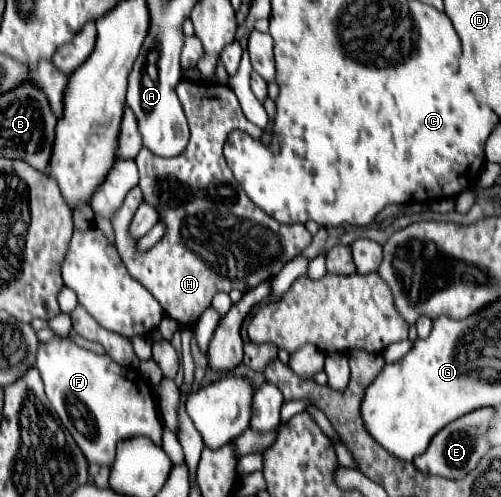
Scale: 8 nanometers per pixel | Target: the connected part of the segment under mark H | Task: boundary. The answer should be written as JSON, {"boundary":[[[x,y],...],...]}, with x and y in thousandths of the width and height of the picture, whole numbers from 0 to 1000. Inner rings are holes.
{"boundary":[[[377,159],[357,163],[349,183],[365,211],[365,223],[381,260],[377,292],[369,296],[369,308],[341,320],[313,316],[309,308],[297,308],[297,300],[281,296],[281,304],[269,316],[269,328],[277,336],[277,356],[281,356],[277,376],[285,380],[285,396],[281,396],[281,380],[265,376],[253,388],[242,421],[222,441],[222,449],[230,461],[232,501],[253,545],[281,573],[289,573],[289,581],[297,581],[297,590],[321,610],[321,618],[341,642],[349,642],[365,658],[385,658],[397,646],[401,630],[421,614],[421,602],[429,590],[437,586],[457,590],[461,581],[493,586],[541,561],[549,549],[565,541],[569,529],[577,529],[589,513],[601,513],[621,493],[625,473],[601,449],[593,453],[553,449],[525,421],[505,412],[505,404],[493,396],[493,388],[481,380],[477,368],[469,372],[469,356],[445,316],[445,288],[453,272],[465,260],[485,260],[509,280],[525,272],[525,260],[513,260],[513,252],[493,243],[493,235],[481,227],[473,191],[453,171],[437,171],[425,163],[377,163]],[[285,400],[297,404],[301,412],[313,412],[313,429],[321,429],[321,449],[329,449],[333,461],[321,485],[309,489],[297,505],[251,509],[251,493],[257,489],[265,493],[261,501],[269,501],[269,485],[257,477],[253,457]]]}

